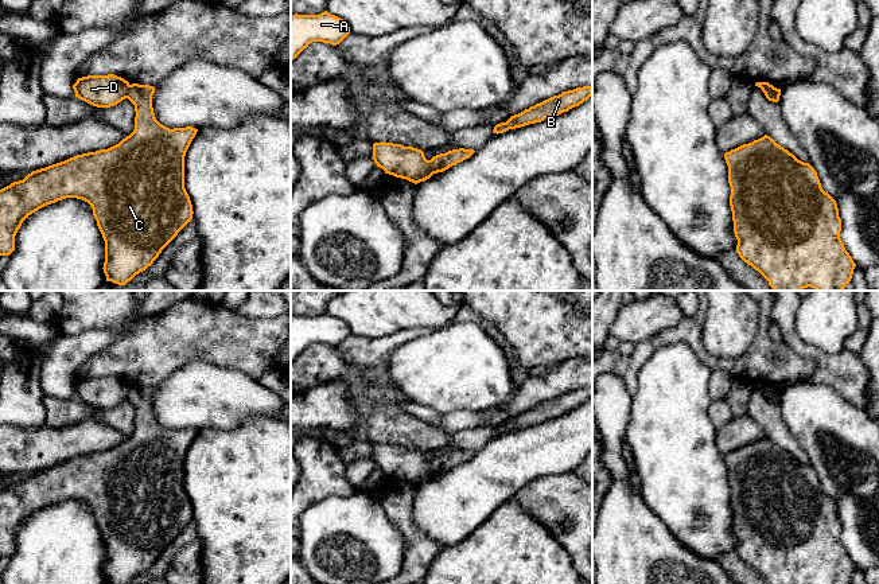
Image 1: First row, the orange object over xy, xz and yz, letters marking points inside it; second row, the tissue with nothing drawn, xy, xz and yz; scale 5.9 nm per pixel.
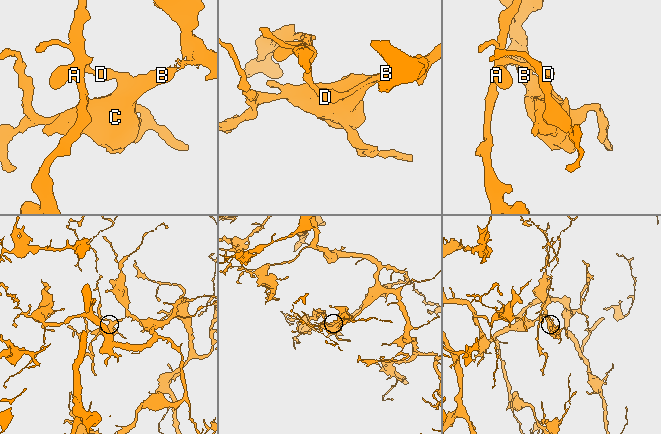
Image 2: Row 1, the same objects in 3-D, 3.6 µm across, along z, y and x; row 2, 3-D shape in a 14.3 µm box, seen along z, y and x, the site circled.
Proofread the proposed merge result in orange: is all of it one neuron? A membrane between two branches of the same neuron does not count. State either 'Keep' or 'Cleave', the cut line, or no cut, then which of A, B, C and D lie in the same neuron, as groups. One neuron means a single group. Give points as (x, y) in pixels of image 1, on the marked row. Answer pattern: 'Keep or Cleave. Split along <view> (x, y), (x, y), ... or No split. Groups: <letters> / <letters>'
Cleave. Split along xy (129, 85), (127, 97). Groups: A D / B C

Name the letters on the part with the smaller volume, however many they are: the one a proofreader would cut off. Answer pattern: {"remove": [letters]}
{"remove": ["A", "D"]}

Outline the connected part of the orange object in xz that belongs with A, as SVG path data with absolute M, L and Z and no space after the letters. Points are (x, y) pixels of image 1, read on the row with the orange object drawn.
M327 11L319 15L291 15L291 62L312 42L337 46L349 34L349 24Z

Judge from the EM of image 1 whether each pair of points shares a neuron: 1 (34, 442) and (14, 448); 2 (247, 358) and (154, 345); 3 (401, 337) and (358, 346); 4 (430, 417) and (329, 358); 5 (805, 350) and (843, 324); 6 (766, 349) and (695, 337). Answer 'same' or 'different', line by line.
1: same
2: same
3: same
4: different
5: different
6: same

